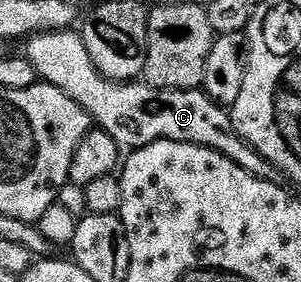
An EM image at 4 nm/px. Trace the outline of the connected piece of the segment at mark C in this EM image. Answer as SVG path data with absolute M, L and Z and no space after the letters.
M73 29L31 35L24 40L23 47L25 58L35 65L38 76L74 99L90 120L107 132L121 148L146 147L160 139L190 143L217 151L263 181L282 182L281 170L267 162L250 143L243 141L243 137L239 137L232 114L209 98L204 90L172 91L151 87L144 81L116 83L95 67L91 53L87 53L87 45Z

